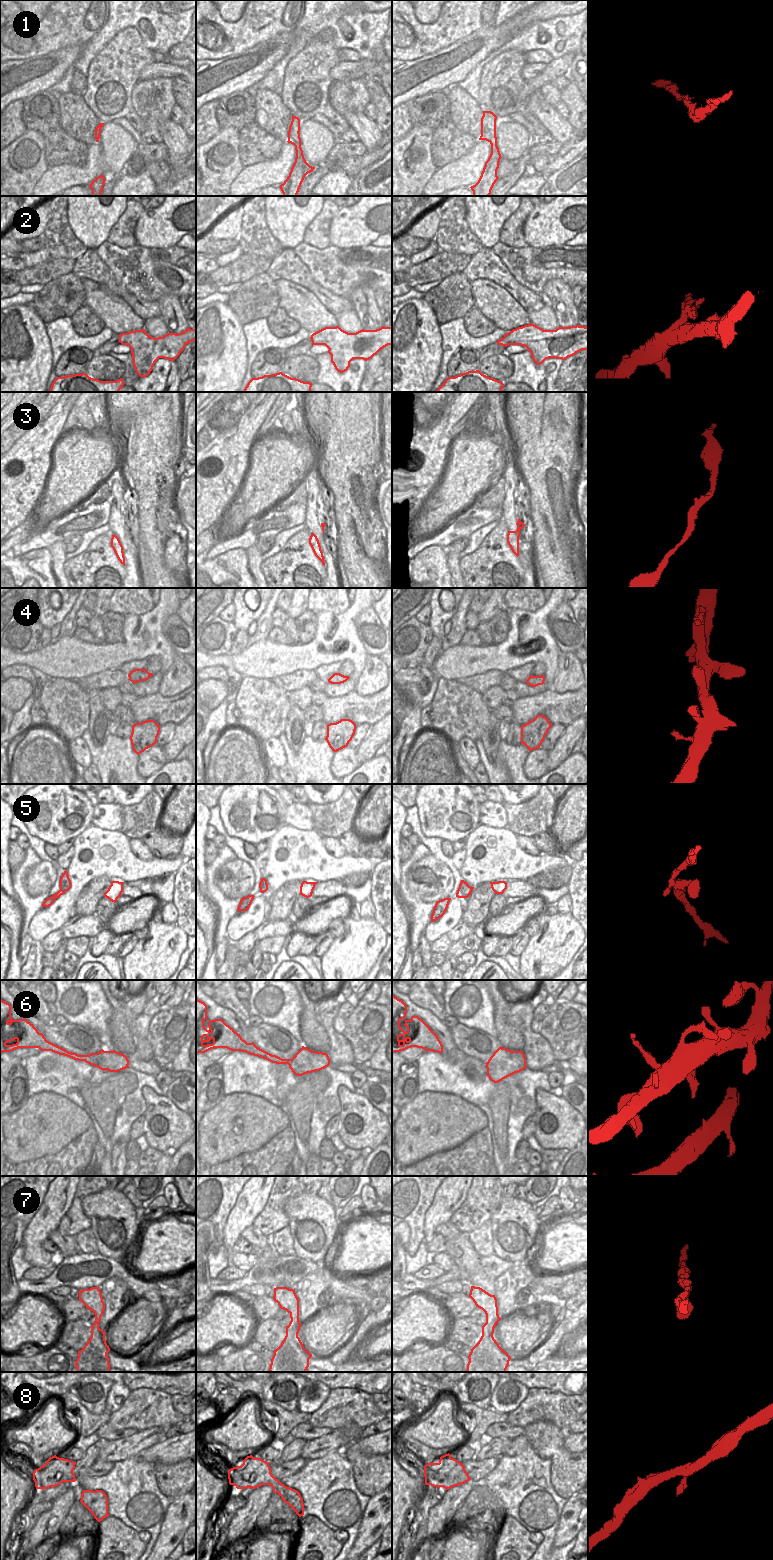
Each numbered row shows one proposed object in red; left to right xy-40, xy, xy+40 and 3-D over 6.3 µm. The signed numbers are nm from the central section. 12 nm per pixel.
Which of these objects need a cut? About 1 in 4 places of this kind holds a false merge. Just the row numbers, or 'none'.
2, 6

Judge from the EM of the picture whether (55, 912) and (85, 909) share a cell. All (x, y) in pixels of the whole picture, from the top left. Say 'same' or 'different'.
different

